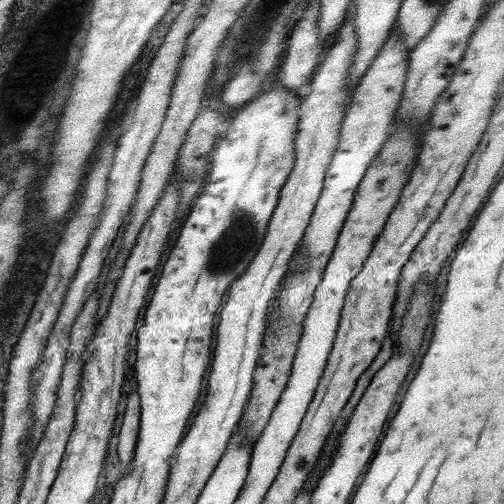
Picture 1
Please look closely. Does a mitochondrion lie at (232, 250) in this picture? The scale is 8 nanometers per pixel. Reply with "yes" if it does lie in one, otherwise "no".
yes

